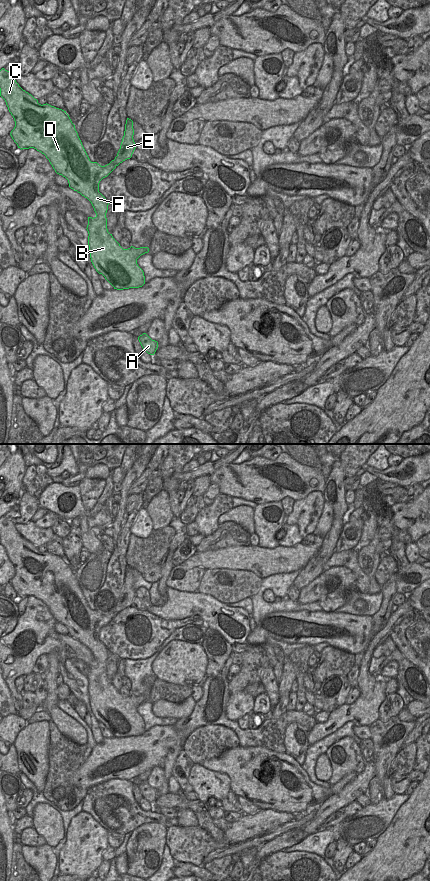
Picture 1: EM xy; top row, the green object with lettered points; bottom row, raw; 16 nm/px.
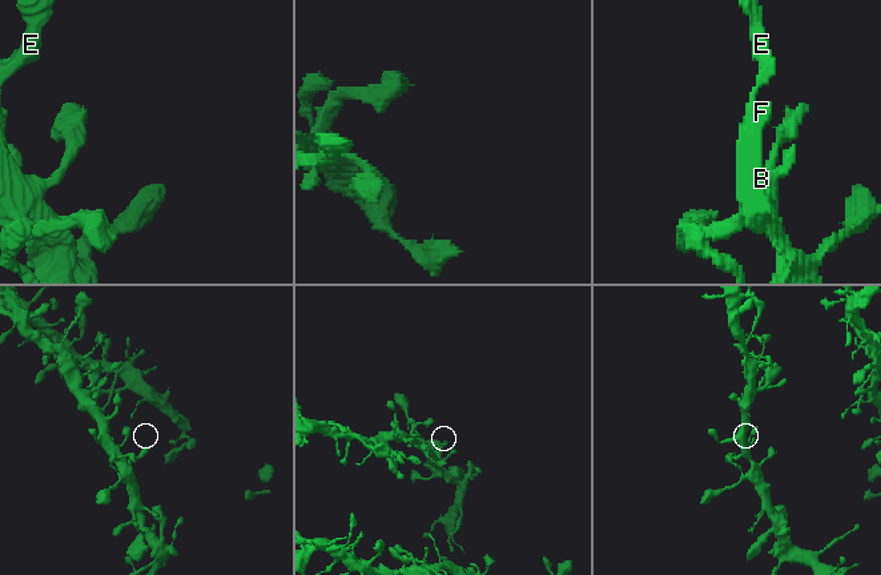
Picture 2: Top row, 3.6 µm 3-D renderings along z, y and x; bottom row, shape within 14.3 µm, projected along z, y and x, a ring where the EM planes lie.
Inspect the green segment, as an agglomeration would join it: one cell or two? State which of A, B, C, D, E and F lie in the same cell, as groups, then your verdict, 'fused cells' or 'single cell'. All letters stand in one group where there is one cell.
A B C D E F; single cell

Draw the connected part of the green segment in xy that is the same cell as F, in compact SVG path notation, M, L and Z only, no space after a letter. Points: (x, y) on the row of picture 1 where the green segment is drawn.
M4 68L0 70L0 96L5 100L9 112L14 118L15 127L10 135L18 148L34 148L46 156L55 172L68 180L69 187L87 198L96 213L94 218L88 217L88 245L91 262L99 274L117 290L139 288L145 284L143 270L138 266L137 259L149 252L148 247L123 249L107 229L106 213L108 201L99 192L100 181L107 177L120 163L130 159L136 148L133 139L133 121L126 120L124 136L117 156L105 166L91 162L66 111L49 104L39 104L31 94L23 90L15 80L15 74Z

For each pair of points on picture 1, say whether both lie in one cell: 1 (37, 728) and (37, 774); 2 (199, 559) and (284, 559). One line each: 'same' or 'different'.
1: same
2: same

